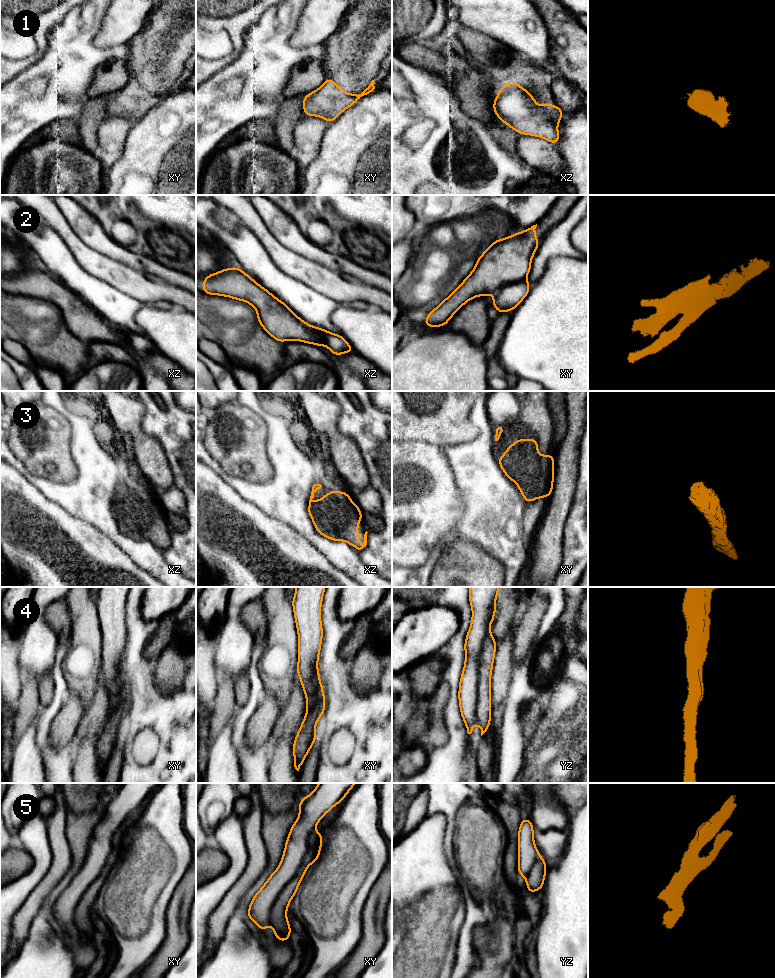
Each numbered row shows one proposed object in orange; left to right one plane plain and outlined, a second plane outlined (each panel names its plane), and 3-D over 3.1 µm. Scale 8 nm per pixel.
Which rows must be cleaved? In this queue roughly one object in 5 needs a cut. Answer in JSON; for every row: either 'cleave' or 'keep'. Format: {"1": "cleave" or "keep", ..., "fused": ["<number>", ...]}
{"1": "keep", "2": "cleave", "3": "keep", "4": "cleave", "5": "cleave", "fused": ["2", "4", "5"]}

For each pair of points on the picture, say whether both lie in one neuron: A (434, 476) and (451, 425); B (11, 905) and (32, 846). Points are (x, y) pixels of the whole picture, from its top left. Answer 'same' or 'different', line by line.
A: different
B: same

